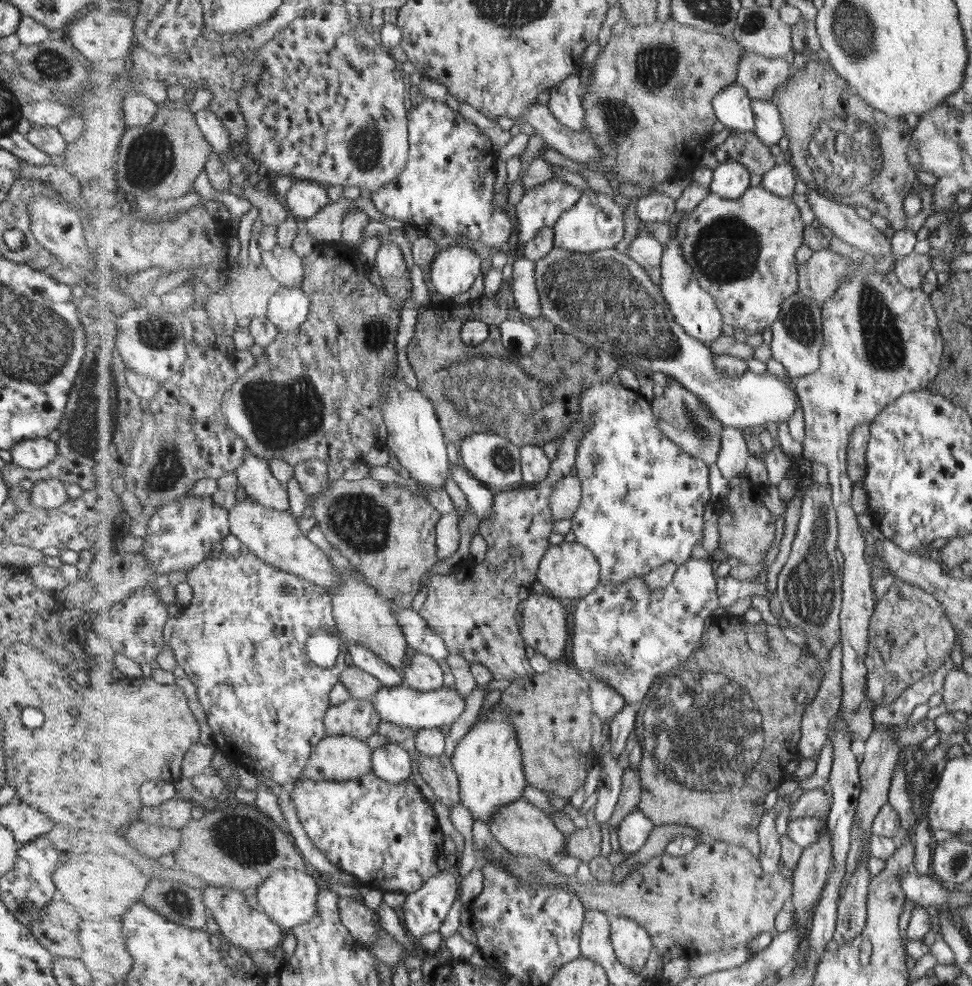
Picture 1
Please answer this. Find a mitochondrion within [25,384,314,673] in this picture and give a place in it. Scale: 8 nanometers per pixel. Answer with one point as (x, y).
(168, 469)

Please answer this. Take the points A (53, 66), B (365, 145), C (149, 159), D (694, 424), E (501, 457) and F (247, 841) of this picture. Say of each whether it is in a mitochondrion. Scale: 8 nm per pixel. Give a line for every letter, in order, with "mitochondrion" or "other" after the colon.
A: mitochondrion
B: mitochondrion
C: mitochondrion
D: mitochondrion
E: mitochondrion
F: mitochondrion

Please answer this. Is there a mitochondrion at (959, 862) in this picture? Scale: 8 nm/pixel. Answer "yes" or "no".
yes

